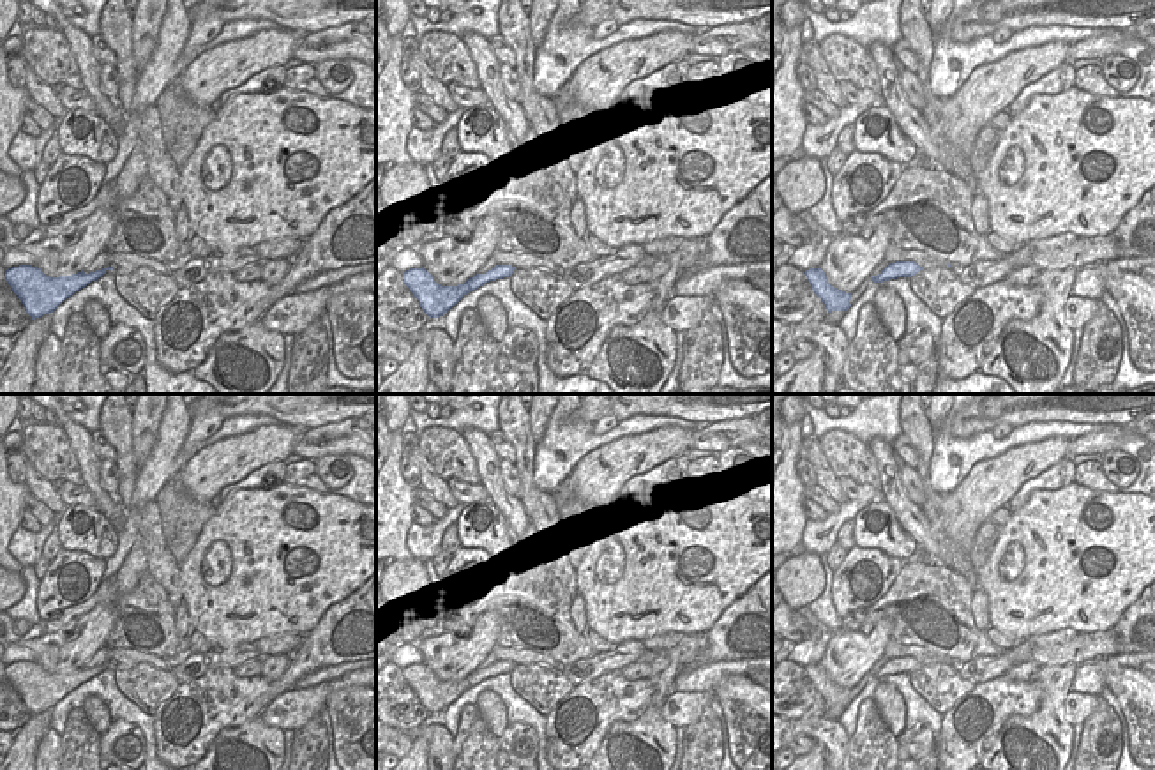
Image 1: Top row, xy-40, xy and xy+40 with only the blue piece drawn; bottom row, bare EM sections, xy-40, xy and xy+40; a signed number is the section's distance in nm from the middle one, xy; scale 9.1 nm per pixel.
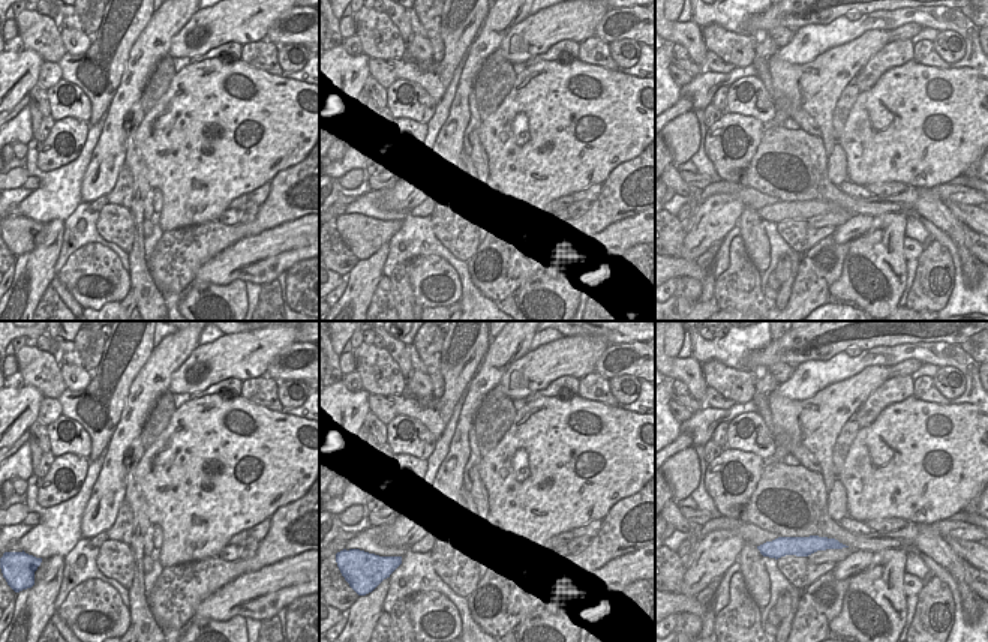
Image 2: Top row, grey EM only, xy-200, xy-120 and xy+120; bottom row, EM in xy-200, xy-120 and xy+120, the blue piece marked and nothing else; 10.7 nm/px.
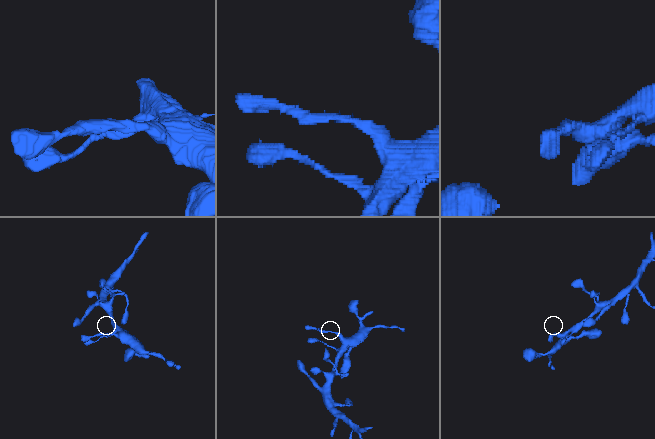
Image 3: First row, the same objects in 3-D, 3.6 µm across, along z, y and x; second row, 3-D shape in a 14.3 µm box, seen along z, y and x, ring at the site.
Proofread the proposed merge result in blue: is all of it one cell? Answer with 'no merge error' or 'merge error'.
no merge error

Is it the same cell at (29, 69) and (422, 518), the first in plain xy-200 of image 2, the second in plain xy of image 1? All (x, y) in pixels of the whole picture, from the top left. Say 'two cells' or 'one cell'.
two cells

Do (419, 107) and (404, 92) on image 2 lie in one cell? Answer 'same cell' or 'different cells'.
same cell

